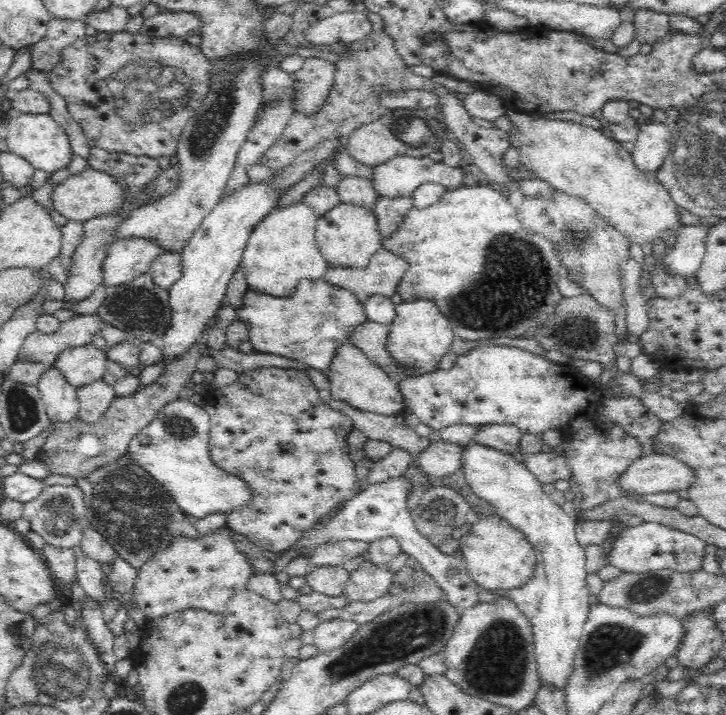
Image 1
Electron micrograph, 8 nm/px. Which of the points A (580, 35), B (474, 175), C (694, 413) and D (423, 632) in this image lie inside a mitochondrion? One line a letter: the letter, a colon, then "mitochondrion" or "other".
A: other
B: other
C: other
D: mitochondrion

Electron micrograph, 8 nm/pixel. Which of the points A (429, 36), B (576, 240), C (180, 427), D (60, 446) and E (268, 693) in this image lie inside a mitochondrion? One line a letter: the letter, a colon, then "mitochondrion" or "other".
A: mitochondrion
B: mitochondrion
C: mitochondrion
D: other
E: other

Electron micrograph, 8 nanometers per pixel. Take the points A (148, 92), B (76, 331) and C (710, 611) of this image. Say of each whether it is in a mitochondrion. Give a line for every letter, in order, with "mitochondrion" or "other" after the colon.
A: mitochondrion
B: other
C: other

